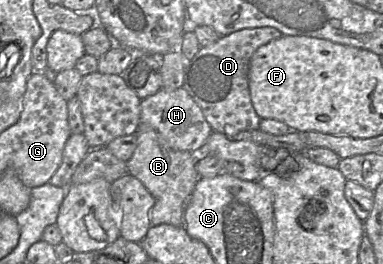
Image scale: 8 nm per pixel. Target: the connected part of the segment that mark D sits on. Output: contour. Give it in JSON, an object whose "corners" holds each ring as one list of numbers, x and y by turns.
{"corners":[[269,26,242,29,201,47,188,62,183,87,201,108,213,132,229,135,259,129,261,118,252,105,249,91,250,61,259,47,281,36,278,29]]}

